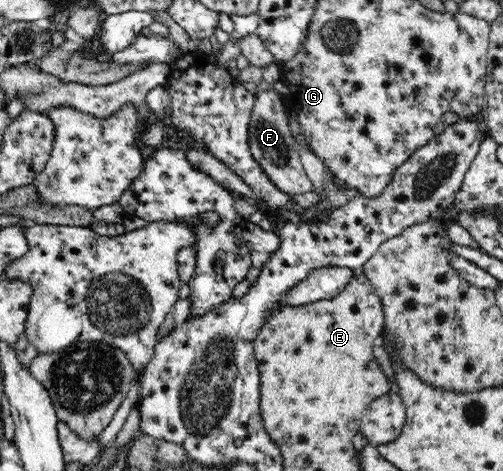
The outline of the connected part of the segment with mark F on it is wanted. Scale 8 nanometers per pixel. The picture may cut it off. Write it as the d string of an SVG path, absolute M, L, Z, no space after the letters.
M267 90L255 95L255 103L248 125L248 137L252 158L279 190L290 195L314 190L314 184L300 162L297 145L291 135L285 103L280 99L278 92Z

